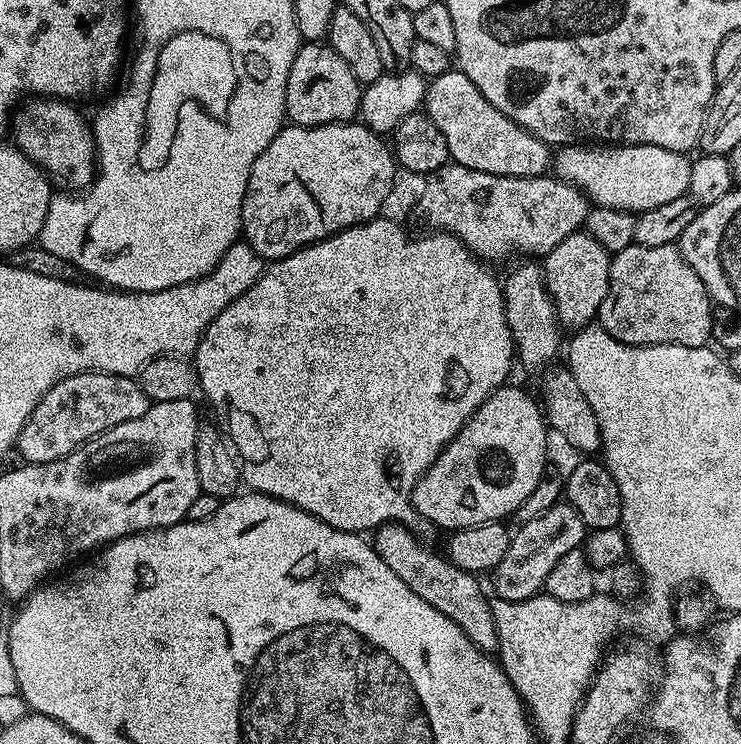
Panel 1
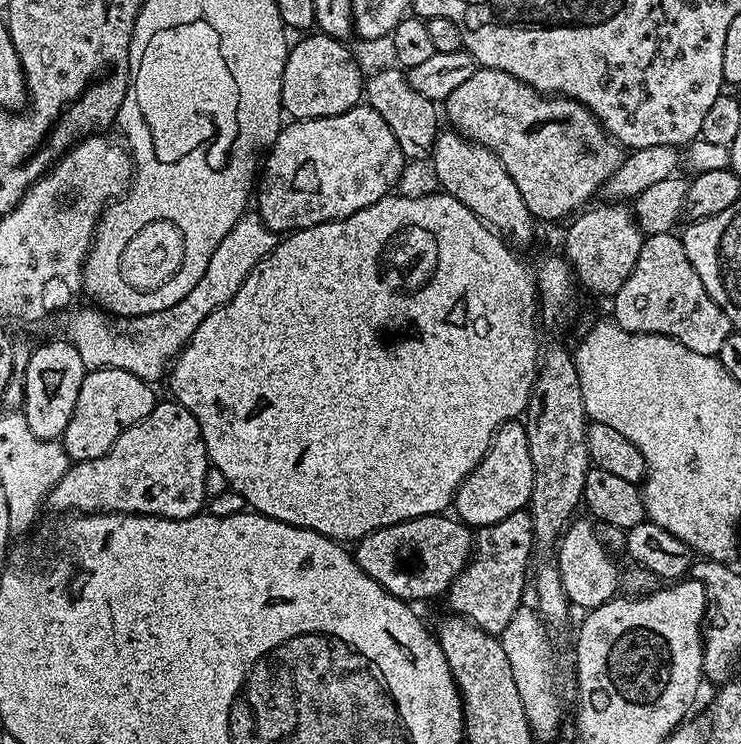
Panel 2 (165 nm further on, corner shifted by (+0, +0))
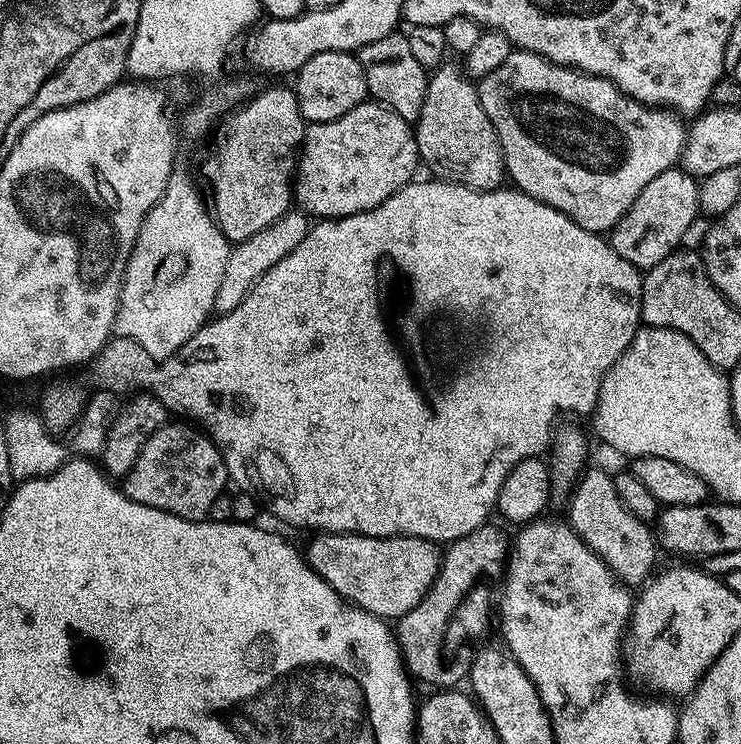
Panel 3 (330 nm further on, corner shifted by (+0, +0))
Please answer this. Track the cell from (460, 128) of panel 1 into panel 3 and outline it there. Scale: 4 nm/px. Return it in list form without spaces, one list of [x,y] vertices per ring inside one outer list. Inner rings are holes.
[[[513,50],[498,70],[483,76],[478,87],[482,110],[498,134],[507,179],[591,232],[611,233],[642,189],[684,153],[686,124],[677,113],[639,104],[612,80],[555,64],[533,52]]]

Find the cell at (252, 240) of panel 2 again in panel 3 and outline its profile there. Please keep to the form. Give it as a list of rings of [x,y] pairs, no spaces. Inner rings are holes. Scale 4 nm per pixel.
[[[289,210],[286,214],[282,214],[282,218],[278,218],[278,222],[274,222],[266,230],[258,230],[258,234],[235,245],[228,253],[226,270],[218,286],[215,311],[223,314],[234,310],[234,306],[238,306],[242,298],[246,298],[246,294],[258,283],[262,274],[266,274],[266,270],[282,262],[282,258],[286,258],[286,254],[290,254],[290,250],[294,250],[294,246],[298,246],[302,238],[306,238],[309,227],[310,220],[305,213],[299,210]]]

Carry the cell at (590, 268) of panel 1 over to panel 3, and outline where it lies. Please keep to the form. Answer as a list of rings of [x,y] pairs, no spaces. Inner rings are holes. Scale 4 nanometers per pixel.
[[[673,166],[666,169],[658,178],[650,181],[650,186],[642,189],[642,194],[634,198],[634,206],[625,214],[610,233],[612,248],[626,262],[635,268],[647,270],[658,266],[662,258],[677,251],[684,235],[692,228],[700,212],[700,186],[697,177]]]

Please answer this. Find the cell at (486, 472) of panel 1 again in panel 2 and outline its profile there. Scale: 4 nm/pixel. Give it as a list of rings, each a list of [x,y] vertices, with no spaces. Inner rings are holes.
[[[506,423],[496,431],[496,437],[492,439],[480,465],[465,478],[456,491],[455,515],[476,530],[494,522],[502,522],[502,518],[510,518],[510,514],[529,507],[533,486],[534,462],[530,462],[530,446],[524,424]]]

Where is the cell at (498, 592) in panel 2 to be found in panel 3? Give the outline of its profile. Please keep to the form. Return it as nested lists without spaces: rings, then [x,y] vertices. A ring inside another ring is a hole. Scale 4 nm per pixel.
[[[485,526],[466,534],[462,538],[451,541],[447,545],[440,561],[440,572],[434,578],[430,590],[414,606],[414,610],[401,616],[394,628],[397,644],[400,645],[400,655],[404,658],[409,677],[421,680],[424,684],[433,684],[436,690],[448,690],[460,679],[469,675],[472,667],[473,653],[456,652],[467,646],[471,640],[476,640],[488,628],[488,599],[493,599],[494,589],[504,575],[506,561],[510,551],[509,537],[504,537],[493,526]]]

